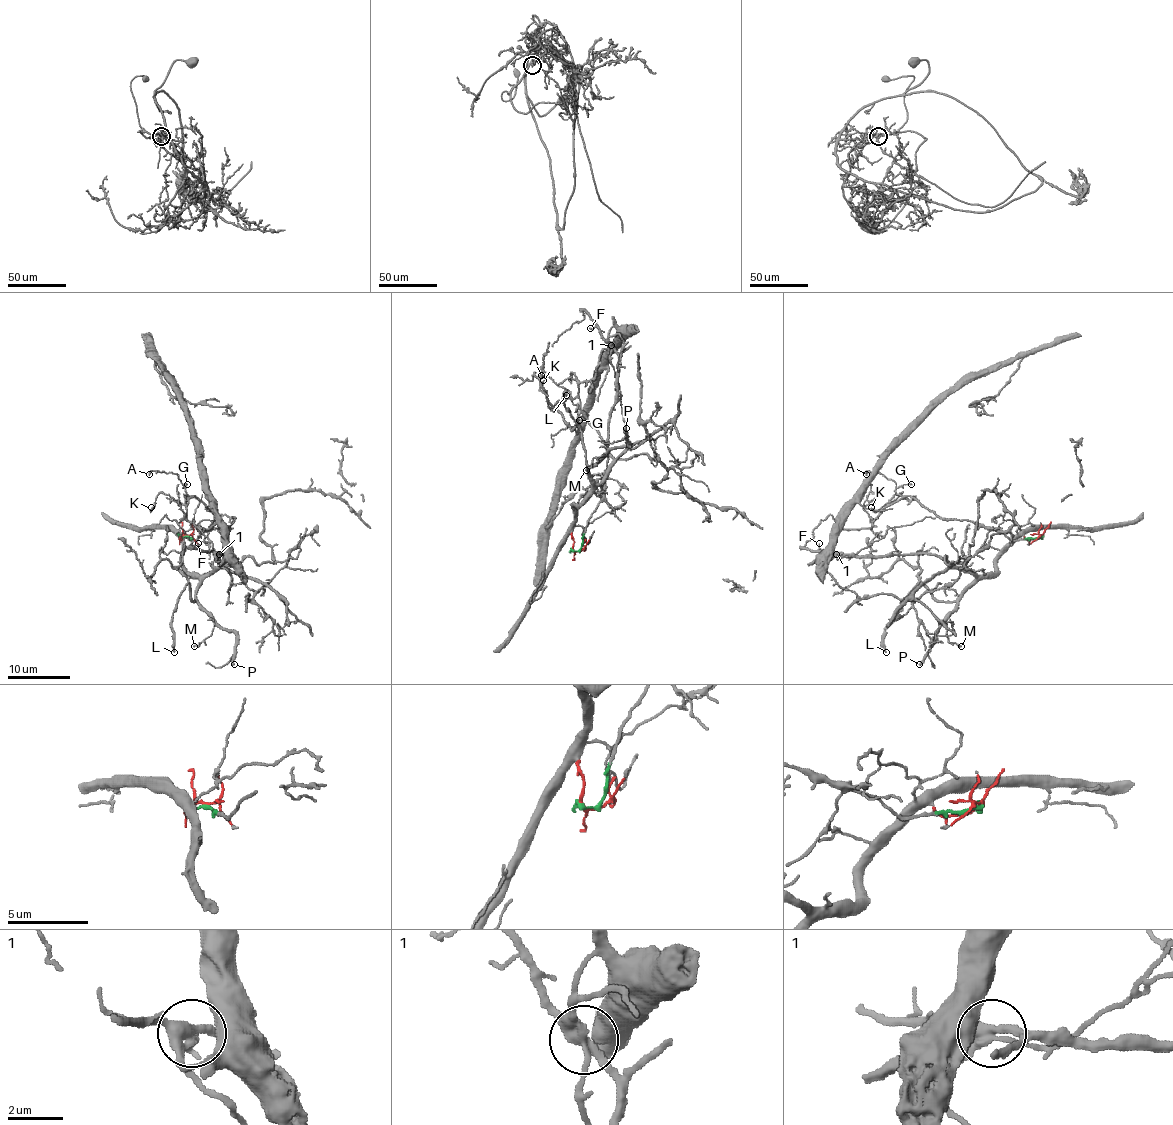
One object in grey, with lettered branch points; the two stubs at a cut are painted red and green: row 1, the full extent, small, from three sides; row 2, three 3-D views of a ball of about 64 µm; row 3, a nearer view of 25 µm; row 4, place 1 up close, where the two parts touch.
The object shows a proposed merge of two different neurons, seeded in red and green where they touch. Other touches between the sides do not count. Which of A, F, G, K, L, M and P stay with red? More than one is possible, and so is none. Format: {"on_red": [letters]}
{"on_red": ["F", "L", "M", "P"]}

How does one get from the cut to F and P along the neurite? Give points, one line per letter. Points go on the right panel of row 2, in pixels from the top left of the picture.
F: (1042, 537), (1020, 535), (997, 560), (994, 573), (974, 574), (928, 554), (844, 555), (818, 551), (819, 543)
P: (1042, 537), (1020, 535), (997, 560), (997, 569), (961, 594), (919, 664)

